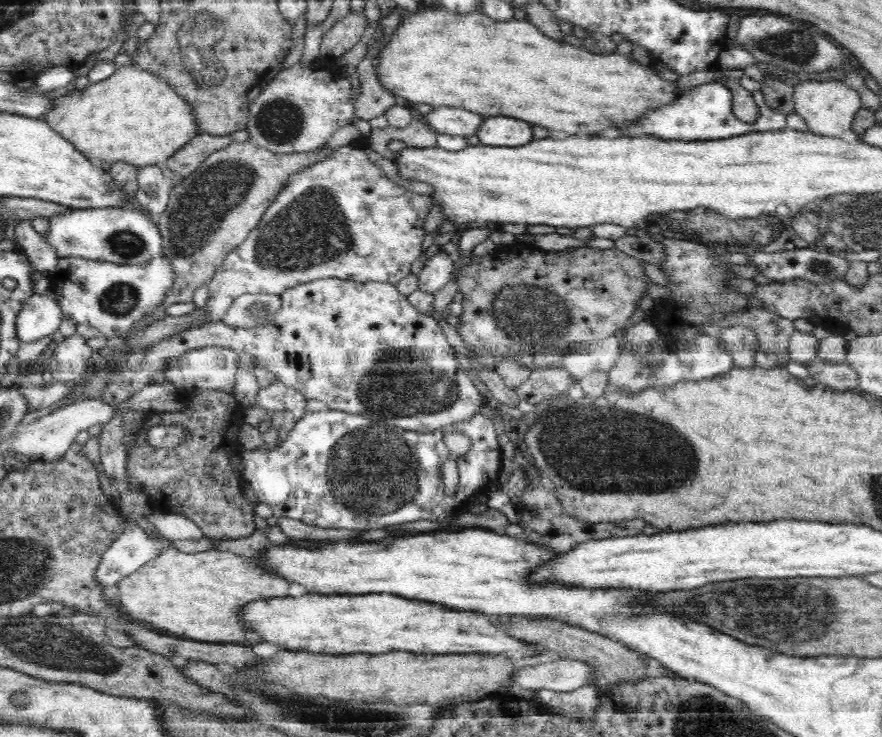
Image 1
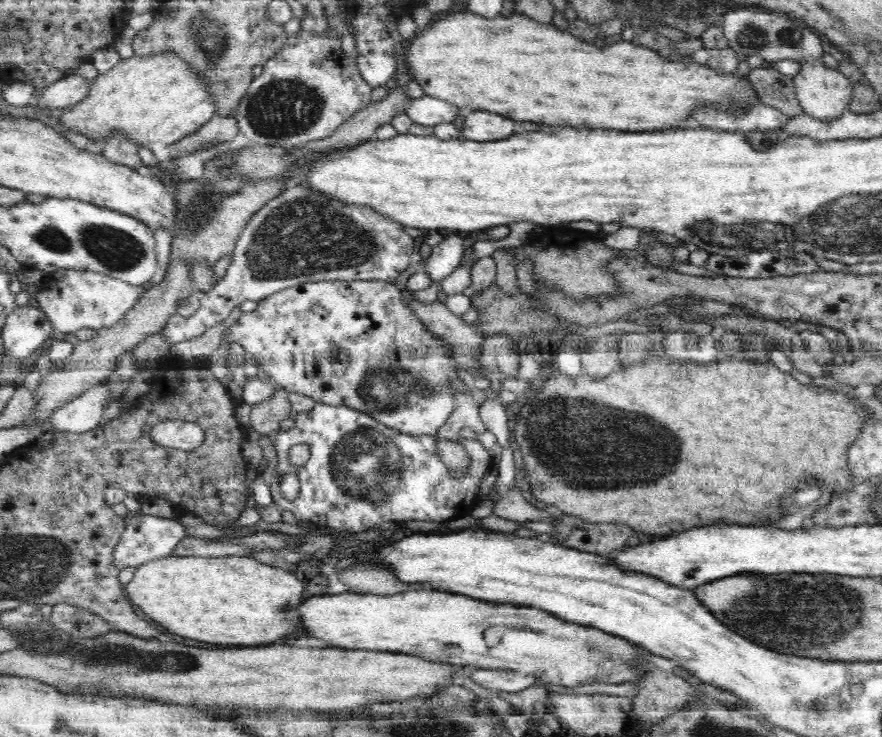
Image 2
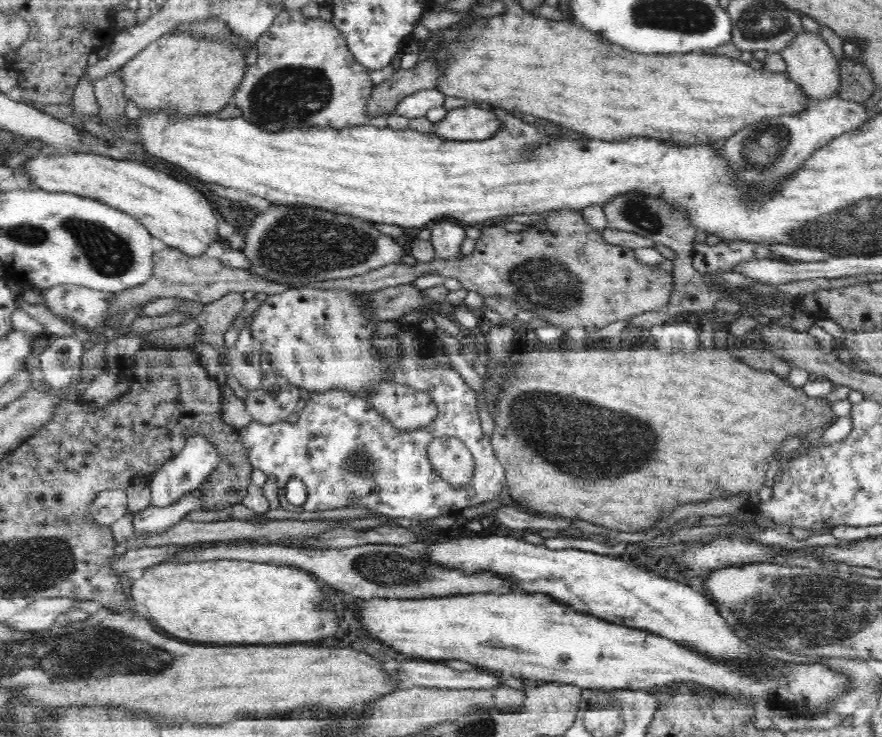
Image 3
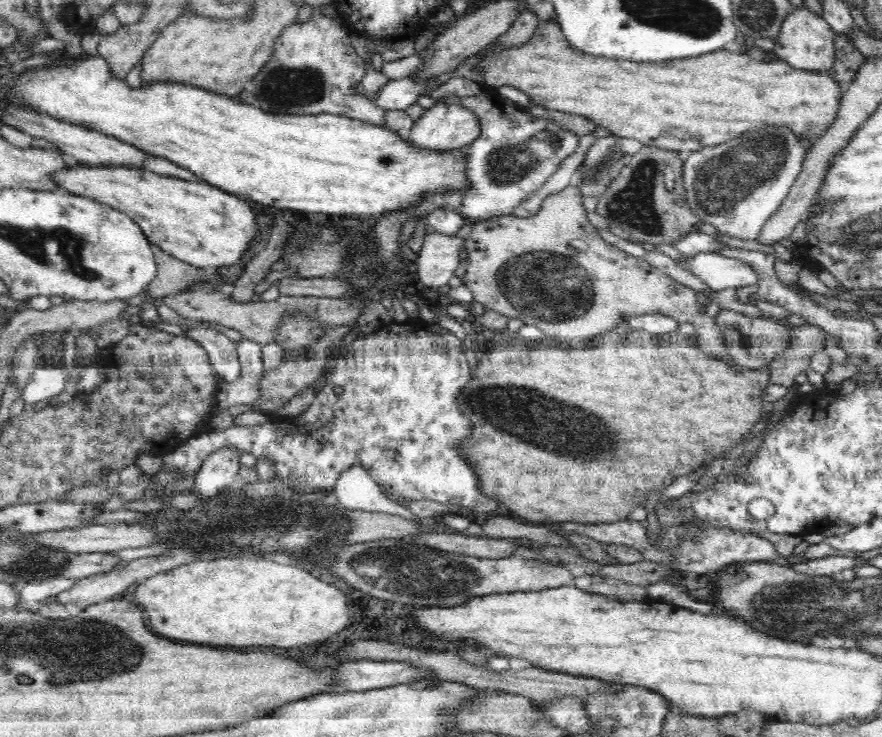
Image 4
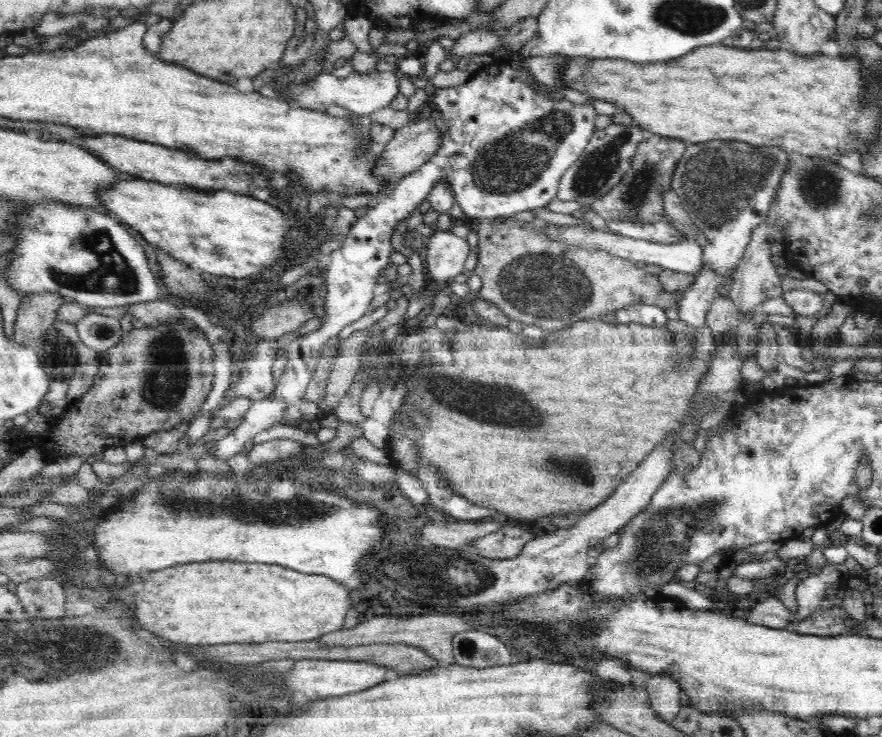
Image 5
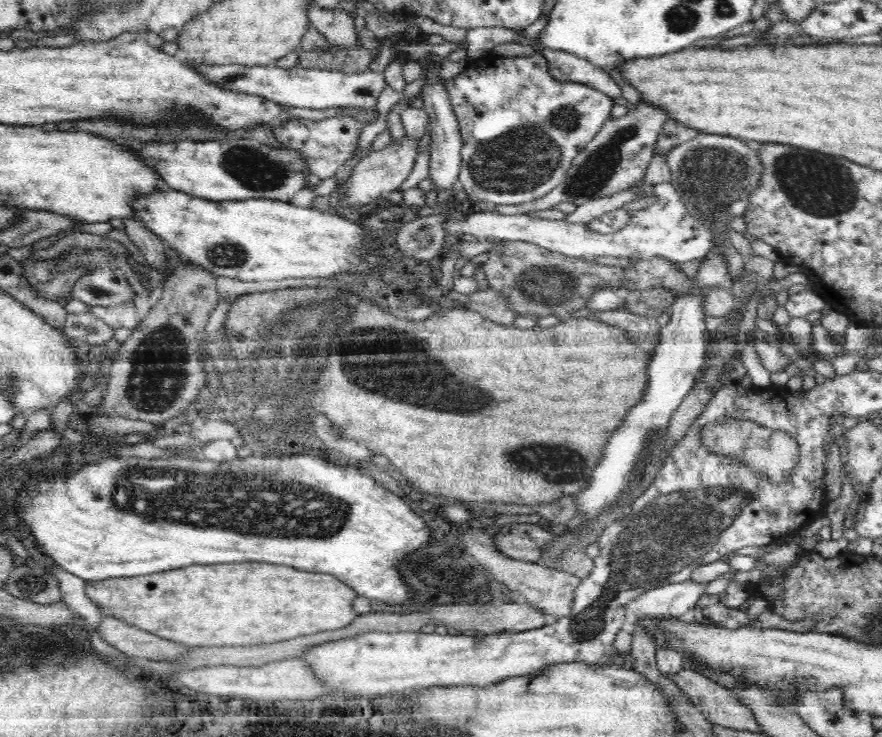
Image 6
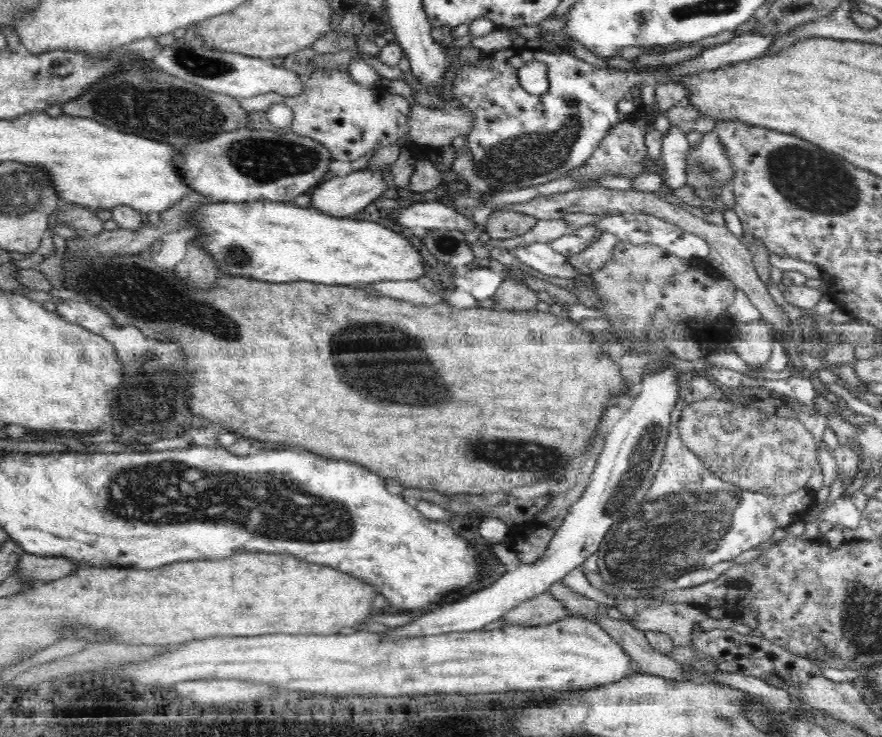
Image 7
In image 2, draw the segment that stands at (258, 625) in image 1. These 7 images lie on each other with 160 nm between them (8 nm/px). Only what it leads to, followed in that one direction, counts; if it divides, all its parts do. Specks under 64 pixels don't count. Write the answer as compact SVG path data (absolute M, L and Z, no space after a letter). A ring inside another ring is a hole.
M410 590L396 595L355 594L349 591L337 596L310 595L314 598L306 600L298 608L300 626L312 636L320 638L328 644L336 644L352 650L384 650L385 653L412 654L424 659L439 660L445 663L467 663L468 666L482 668L499 668L500 670L517 670L520 674L530 676L532 672L540 672L535 676L538 685L556 684L568 688L579 684L622 684L634 682L640 678L638 669L631 664L640 657L652 657L653 654L637 648L622 637L609 636L596 629L586 629L580 625L570 625L552 613L544 614L544 610L516 610L512 606L484 606L484 601L472 598L452 598L450 594L432 594L432 590ZM506 627L502 632L497 646L487 647L483 638L488 628Z

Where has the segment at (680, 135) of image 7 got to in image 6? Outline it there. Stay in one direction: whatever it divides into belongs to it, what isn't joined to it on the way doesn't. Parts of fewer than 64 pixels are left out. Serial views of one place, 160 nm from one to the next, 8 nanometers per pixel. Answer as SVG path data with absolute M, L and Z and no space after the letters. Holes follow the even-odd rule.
M671 182L654 186L658 200L646 209L632 213L628 224L613 234L598 234L588 229L588 224L572 224L562 220L542 220L530 218L527 214L503 216L498 213L477 210L466 215L464 220L444 222L446 235L462 237L469 234L485 241L494 238L499 241L528 241L549 251L570 257L590 258L595 256L620 257L625 259L647 259L653 256L666 257L673 263L704 259L709 254L711 235L706 226L694 219L681 201L680 195Z

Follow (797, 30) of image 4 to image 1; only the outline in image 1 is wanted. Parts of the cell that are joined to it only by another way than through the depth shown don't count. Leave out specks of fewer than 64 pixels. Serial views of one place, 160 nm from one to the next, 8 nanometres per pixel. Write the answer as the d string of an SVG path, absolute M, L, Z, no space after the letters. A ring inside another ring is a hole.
M834 79L826 80L826 82L806 80L793 87L795 113L804 118L810 133L820 137L850 137L852 124L862 108L862 98L856 90Z

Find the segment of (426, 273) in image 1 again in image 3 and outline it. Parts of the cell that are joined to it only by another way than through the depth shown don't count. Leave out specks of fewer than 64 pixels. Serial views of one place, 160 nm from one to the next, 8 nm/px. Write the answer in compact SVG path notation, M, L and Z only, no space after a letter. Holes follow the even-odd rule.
M440 222L438 226L432 226L431 243L436 251L438 259L446 260L456 258L457 254L460 253L460 245L464 241L466 236L466 228L458 226L456 222Z

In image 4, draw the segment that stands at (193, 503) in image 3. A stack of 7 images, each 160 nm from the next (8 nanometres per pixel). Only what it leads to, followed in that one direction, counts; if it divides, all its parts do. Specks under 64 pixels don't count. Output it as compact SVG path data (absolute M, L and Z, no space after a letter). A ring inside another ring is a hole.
M224 448L212 453L203 462L195 474L195 485L190 488L198 494L198 500L220 494L220 490L228 488L230 483L239 477L242 458L237 450Z

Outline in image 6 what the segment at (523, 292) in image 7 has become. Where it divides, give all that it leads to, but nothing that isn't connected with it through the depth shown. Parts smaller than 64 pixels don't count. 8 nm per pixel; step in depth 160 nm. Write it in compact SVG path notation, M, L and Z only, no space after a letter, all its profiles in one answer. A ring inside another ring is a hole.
M490 287L470 294L467 307L495 323L510 326L516 320L516 313L509 308L504 296Z

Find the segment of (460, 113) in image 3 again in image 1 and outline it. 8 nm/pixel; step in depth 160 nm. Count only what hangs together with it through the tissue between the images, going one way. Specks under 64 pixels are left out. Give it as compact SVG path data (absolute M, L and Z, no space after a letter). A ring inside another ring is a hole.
M484 117L478 139L482 145L518 149L534 140L532 127L532 124L516 118Z

